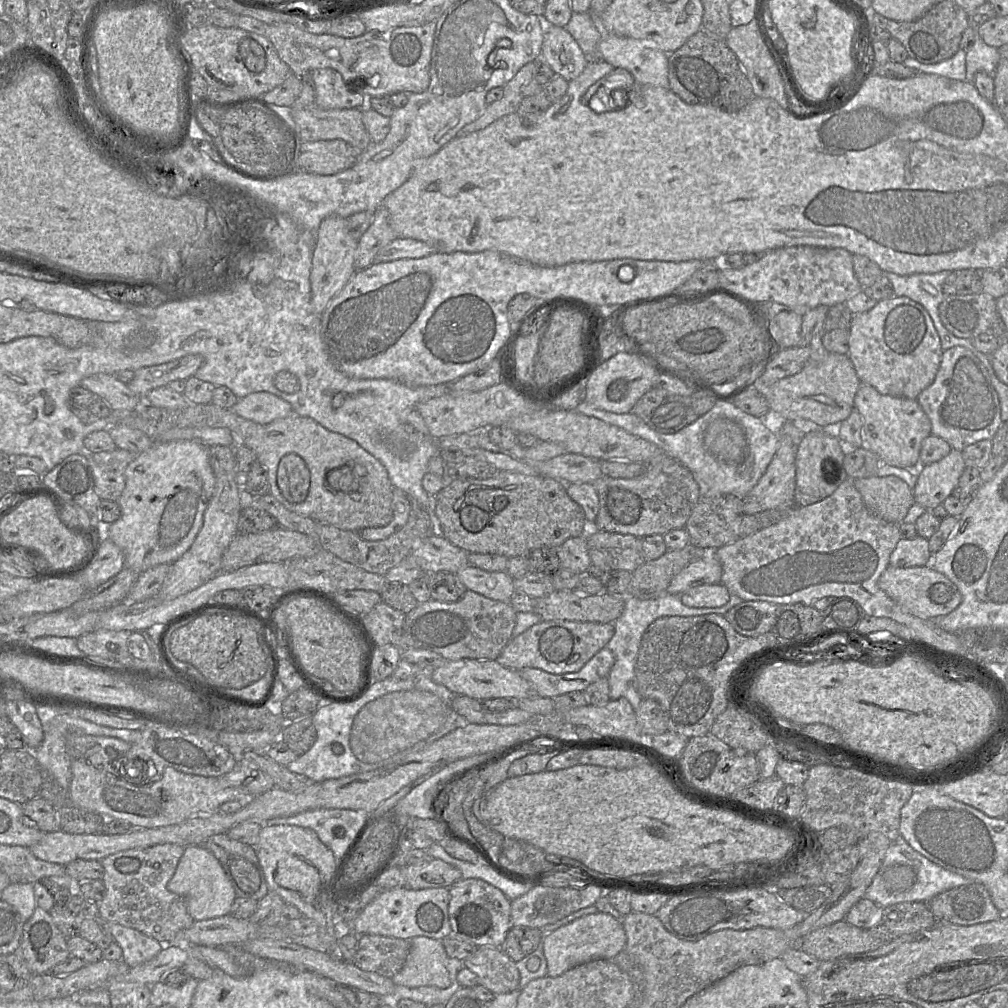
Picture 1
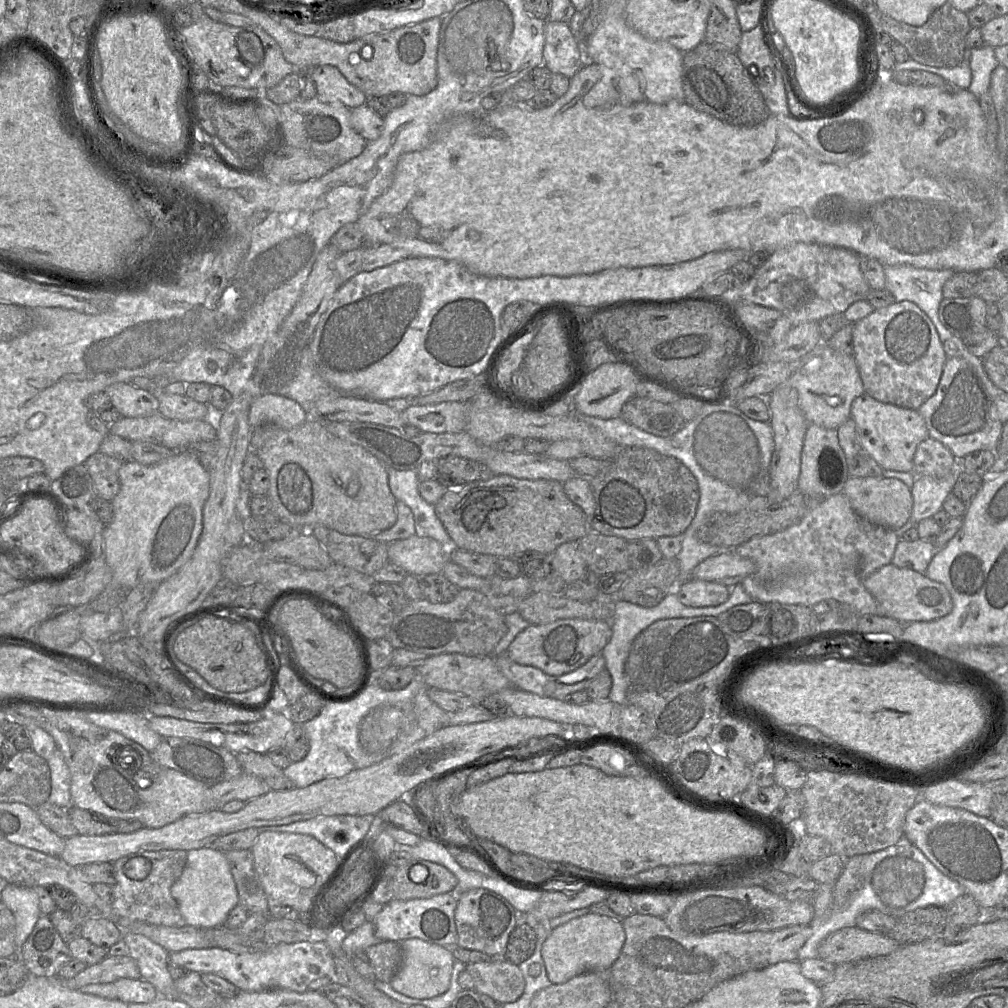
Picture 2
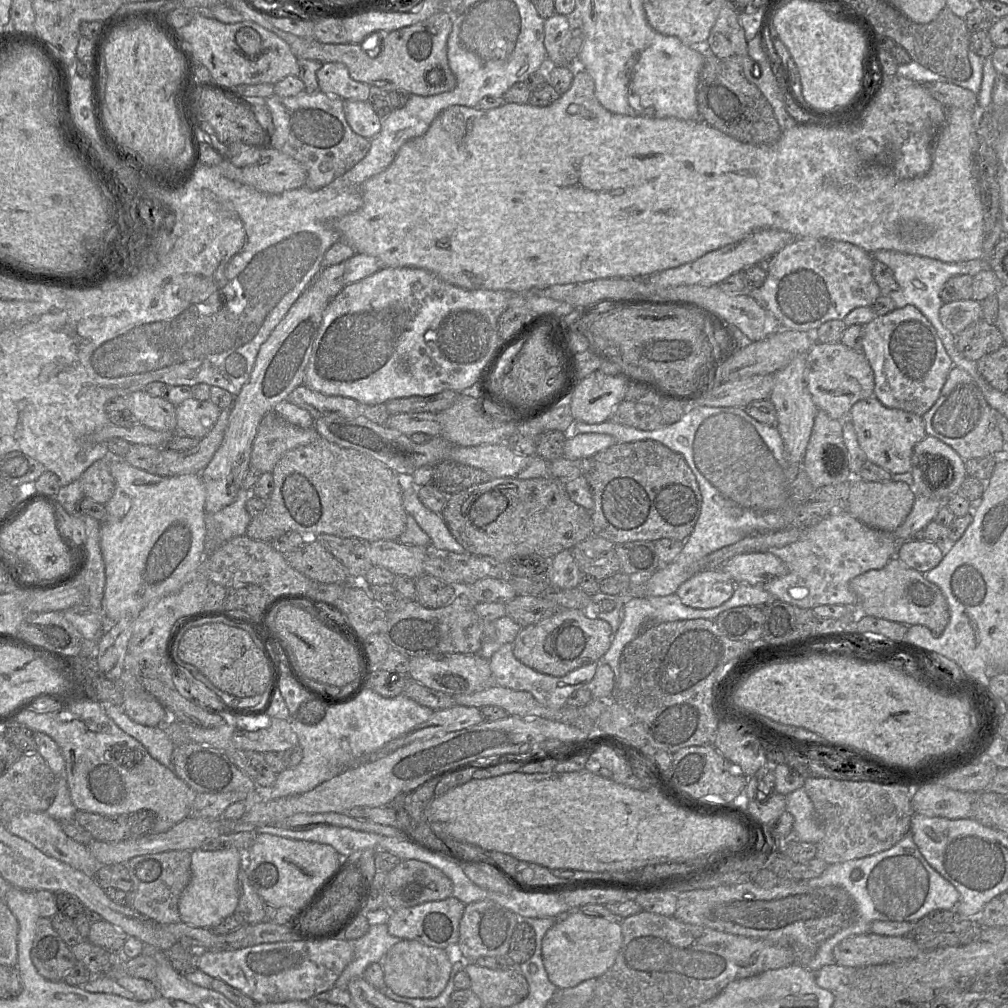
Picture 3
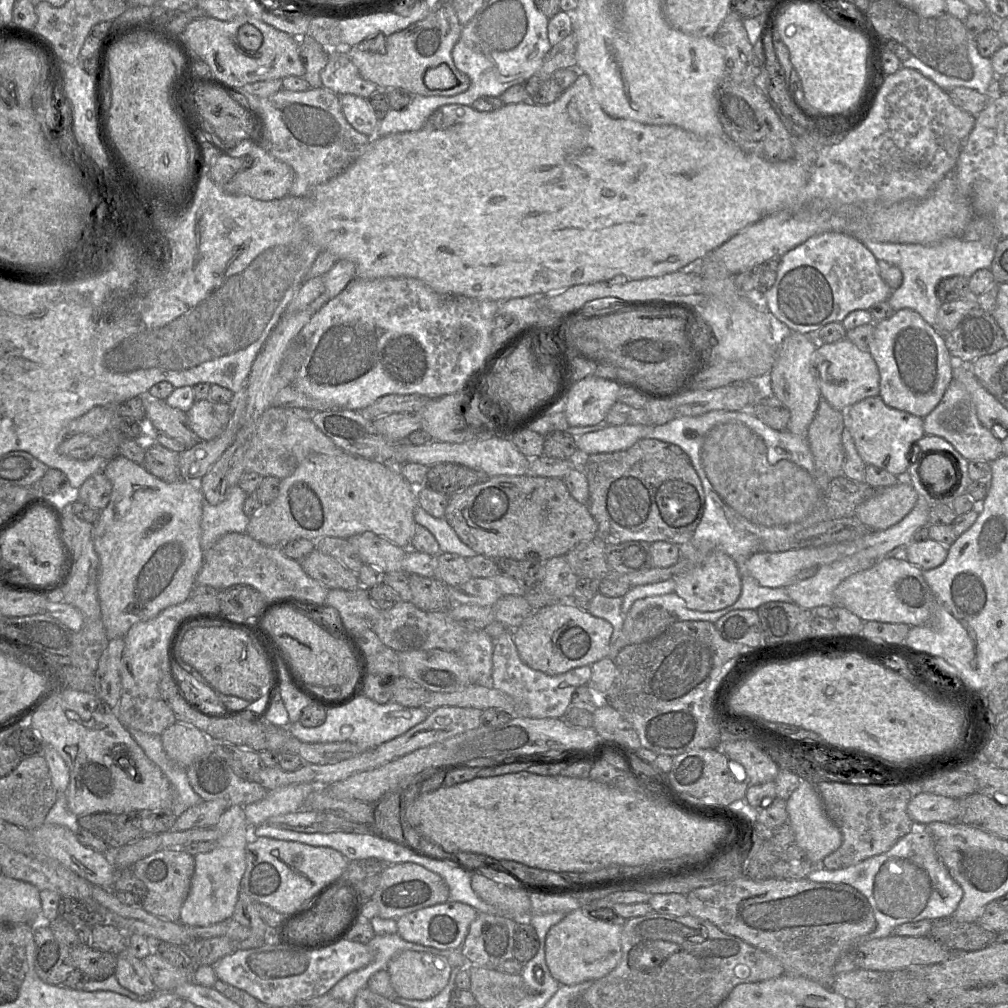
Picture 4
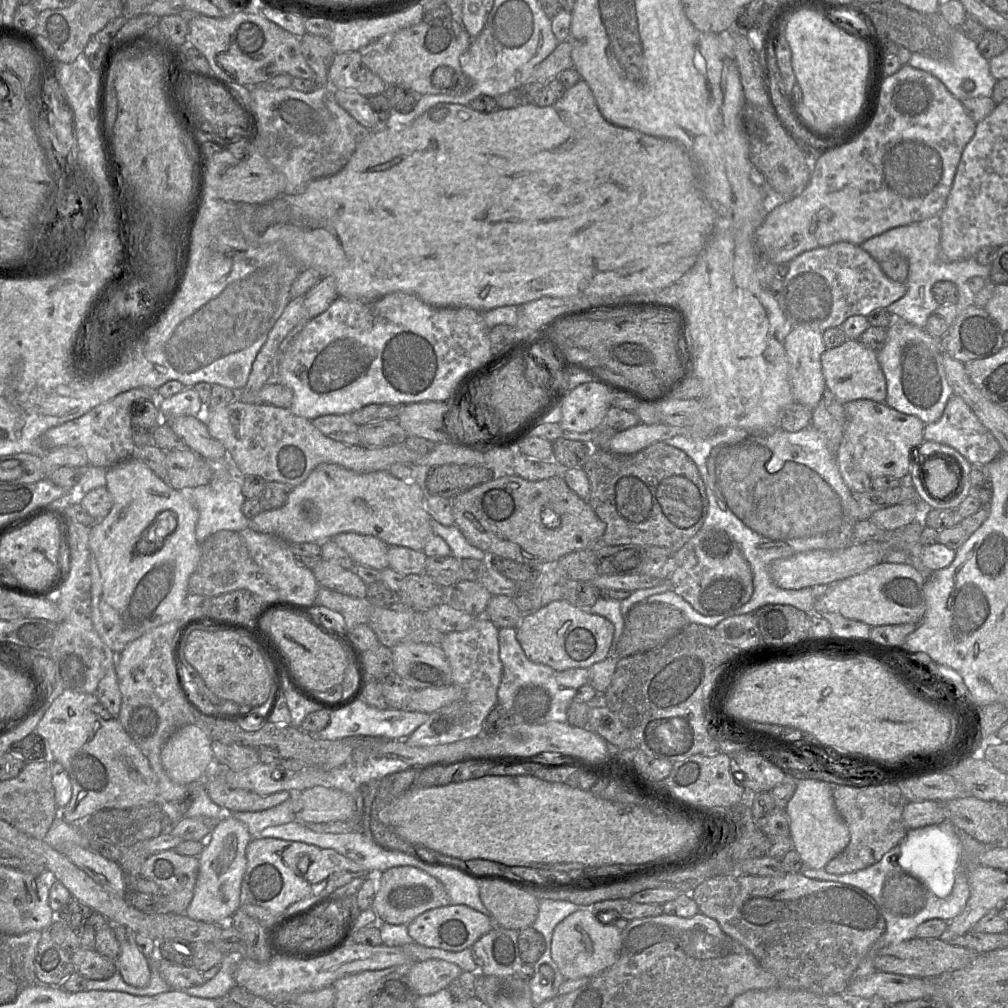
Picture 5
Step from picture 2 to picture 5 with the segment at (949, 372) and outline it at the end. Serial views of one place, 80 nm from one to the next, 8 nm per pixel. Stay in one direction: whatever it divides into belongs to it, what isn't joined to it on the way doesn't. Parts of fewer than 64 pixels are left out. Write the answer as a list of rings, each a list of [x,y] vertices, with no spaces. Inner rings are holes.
[[[956,394],[949,398],[943,414],[937,422],[925,424],[924,440],[945,444],[954,448],[970,464],[988,464],[1003,453],[993,434],[981,423],[967,403]]]

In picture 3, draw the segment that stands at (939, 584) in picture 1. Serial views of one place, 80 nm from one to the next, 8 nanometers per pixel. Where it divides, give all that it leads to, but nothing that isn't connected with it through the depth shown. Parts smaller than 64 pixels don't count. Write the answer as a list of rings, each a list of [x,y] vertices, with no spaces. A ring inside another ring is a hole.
[[[893,557],[883,568],[870,570],[850,581],[850,589],[857,597],[857,612],[907,626],[924,625],[941,634],[949,623],[950,612],[945,595],[936,584],[919,571]]]

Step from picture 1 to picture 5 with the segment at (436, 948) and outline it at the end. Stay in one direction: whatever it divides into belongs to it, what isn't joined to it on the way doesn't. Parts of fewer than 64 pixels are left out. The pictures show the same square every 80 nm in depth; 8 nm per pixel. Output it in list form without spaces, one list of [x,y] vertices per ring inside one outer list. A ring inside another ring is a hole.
[[[441,959],[414,961],[407,977],[419,996],[430,995],[446,988],[457,979],[462,969],[454,963]]]

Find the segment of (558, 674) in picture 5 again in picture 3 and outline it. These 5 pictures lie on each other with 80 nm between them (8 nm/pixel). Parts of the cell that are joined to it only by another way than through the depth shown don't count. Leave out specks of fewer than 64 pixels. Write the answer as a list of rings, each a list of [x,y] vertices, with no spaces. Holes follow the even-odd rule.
[[[512,643],[502,645],[489,659],[490,669],[493,674],[493,683],[505,688],[516,691],[526,691],[543,706],[551,709],[563,707],[568,697],[575,690],[587,686],[595,675],[598,663],[594,662],[589,665],[577,668],[568,674],[560,677],[553,677],[540,673],[516,659],[513,654]]]

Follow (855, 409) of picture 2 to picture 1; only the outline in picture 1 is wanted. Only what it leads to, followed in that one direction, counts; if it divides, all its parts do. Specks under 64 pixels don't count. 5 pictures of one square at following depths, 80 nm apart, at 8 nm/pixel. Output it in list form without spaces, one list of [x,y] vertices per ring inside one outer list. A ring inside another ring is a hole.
[[[861,384],[854,398],[854,409],[859,412],[863,420],[862,446],[872,451],[881,463],[908,468],[918,462],[922,443],[932,432],[931,422],[918,400],[883,395],[872,386]]]

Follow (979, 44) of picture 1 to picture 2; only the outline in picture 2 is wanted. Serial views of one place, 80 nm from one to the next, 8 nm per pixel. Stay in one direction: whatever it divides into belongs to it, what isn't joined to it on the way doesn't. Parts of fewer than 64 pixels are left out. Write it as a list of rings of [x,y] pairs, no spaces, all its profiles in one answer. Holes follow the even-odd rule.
[[[984,44],[980,48],[970,49],[970,69],[972,74],[969,91],[977,98],[989,91],[993,70],[1000,65],[994,48]]]

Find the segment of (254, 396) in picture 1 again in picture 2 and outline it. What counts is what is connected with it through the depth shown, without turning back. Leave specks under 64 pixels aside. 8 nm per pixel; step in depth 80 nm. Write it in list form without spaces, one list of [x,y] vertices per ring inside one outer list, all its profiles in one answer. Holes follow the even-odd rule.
[[[267,394],[256,398],[249,411],[252,427],[275,424],[290,429],[303,424],[309,415],[296,401],[277,394]]]

